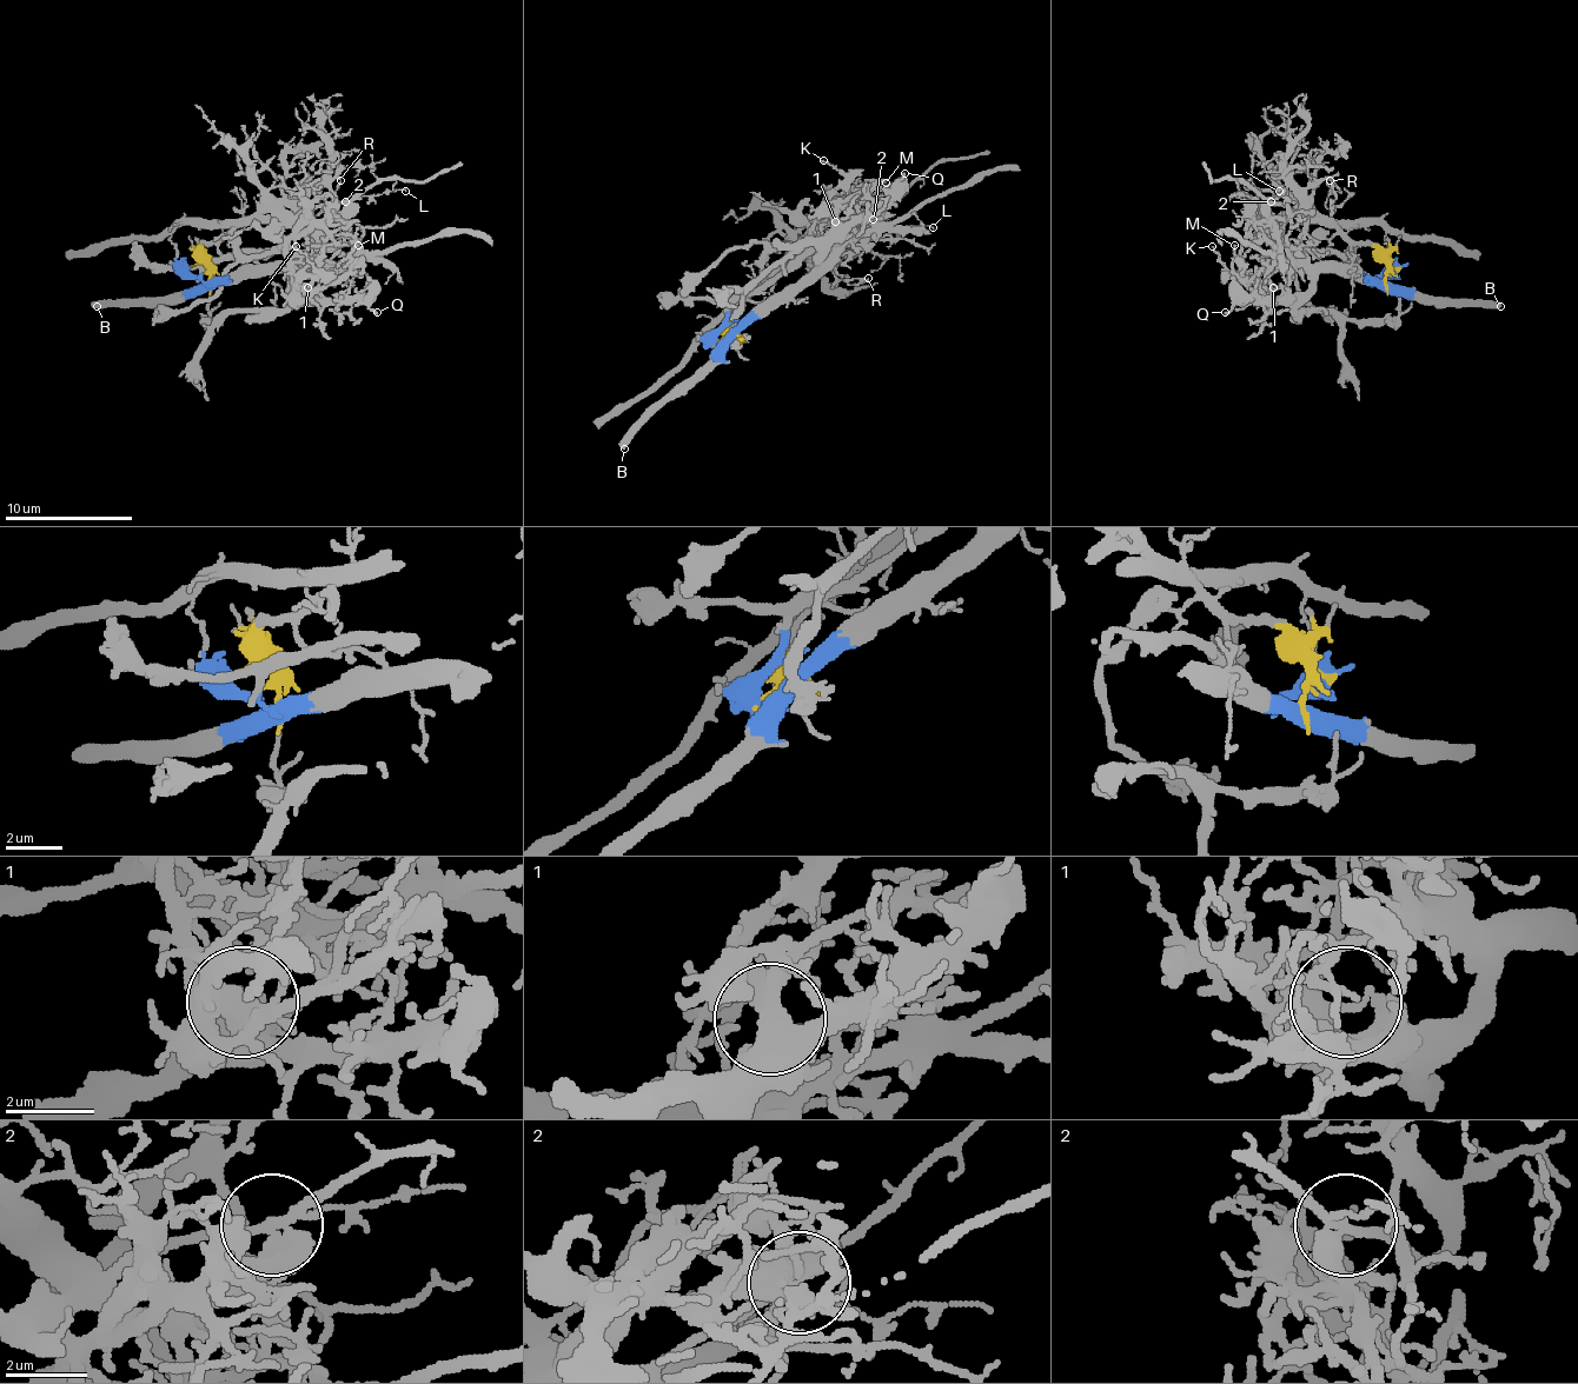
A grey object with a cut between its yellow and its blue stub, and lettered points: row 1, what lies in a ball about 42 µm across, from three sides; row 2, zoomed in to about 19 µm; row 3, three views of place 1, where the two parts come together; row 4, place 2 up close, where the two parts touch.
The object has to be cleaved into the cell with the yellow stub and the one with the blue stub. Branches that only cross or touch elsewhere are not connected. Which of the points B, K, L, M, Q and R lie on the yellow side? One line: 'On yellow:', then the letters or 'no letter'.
On yellow: L, R

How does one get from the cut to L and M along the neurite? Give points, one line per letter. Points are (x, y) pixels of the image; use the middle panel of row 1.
L: (730, 338), (730, 312), (740, 303), (781, 271), (822, 255), (880, 213), (895, 230), (934, 226)
M: (730, 341), (768, 312), (850, 233), (863, 198), (886, 181)

